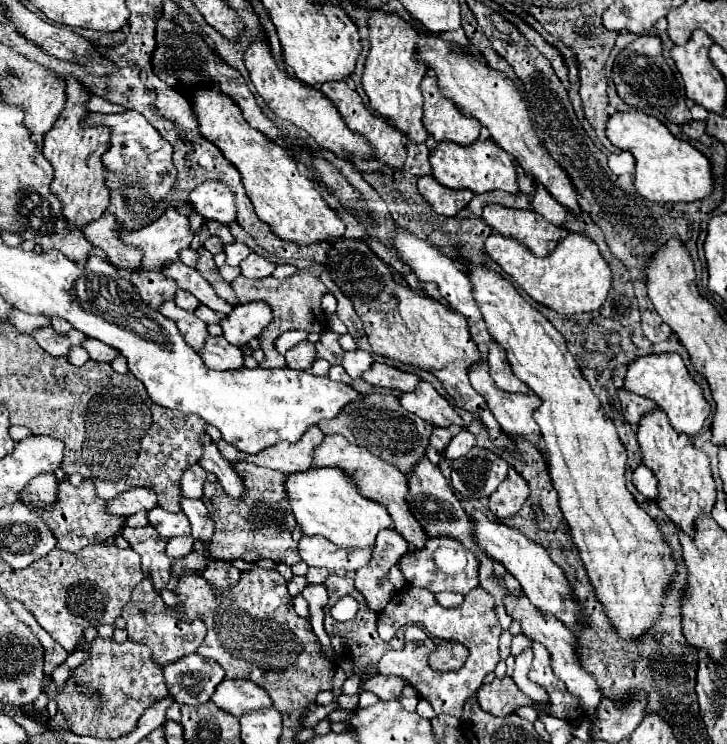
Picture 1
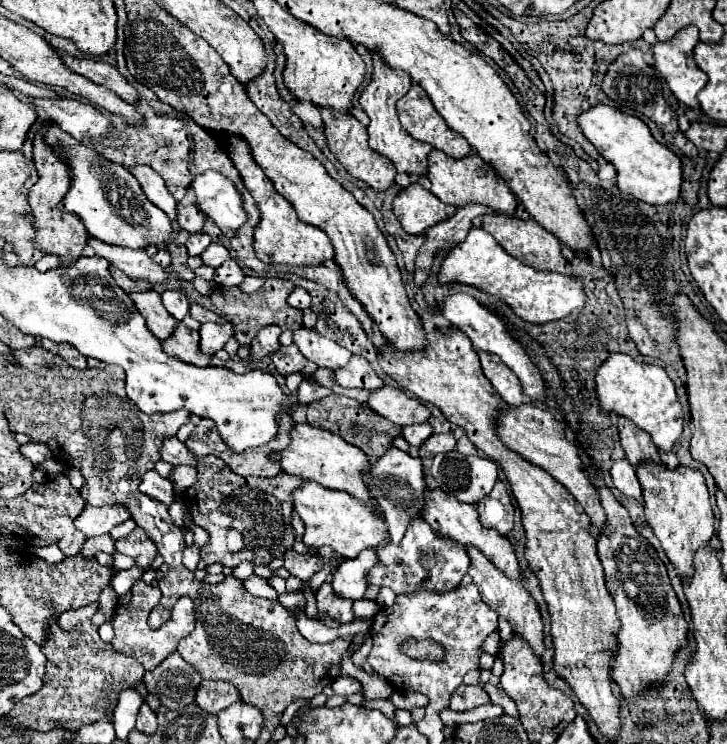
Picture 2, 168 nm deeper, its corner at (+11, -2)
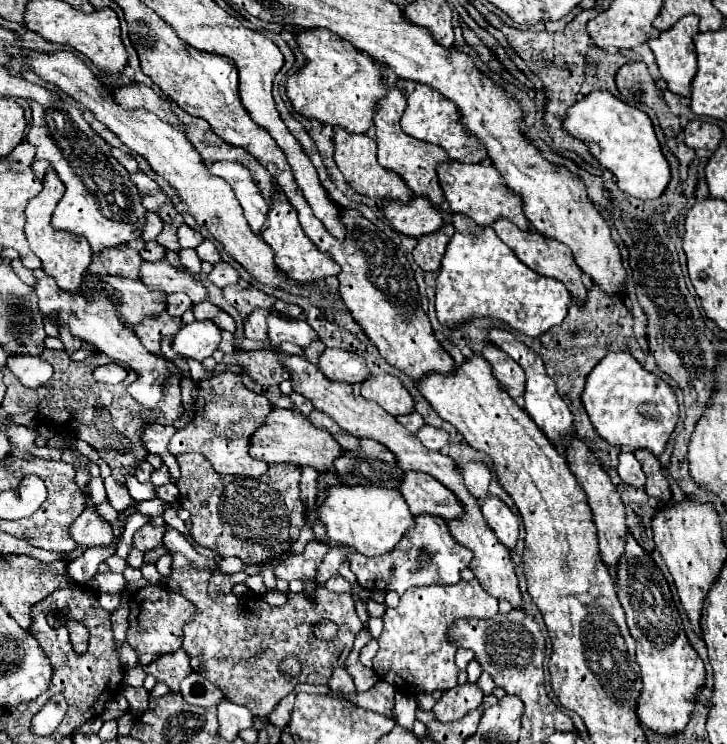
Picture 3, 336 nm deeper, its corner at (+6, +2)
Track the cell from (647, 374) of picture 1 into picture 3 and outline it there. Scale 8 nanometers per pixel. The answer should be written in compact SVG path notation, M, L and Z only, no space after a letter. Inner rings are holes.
M629 352L607 354L587 376L581 396L587 416L597 434L611 446L627 446L629 450L649 450L659 456L677 424L679 408L673 388L647 372Z

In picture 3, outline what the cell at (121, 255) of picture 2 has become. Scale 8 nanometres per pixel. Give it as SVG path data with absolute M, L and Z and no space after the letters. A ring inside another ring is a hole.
M167 260L161 262L143 262L141 264L141 282L153 290L161 290L165 294L169 292L185 292L193 304L207 300L207 290L201 280L193 278L191 274L179 272L175 266L171 266Z

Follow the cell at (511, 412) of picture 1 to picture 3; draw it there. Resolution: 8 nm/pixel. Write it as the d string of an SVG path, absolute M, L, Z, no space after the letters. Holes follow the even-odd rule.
M573 438L573 444L569 446L569 450L565 450L565 458L567 458L567 464L569 464L571 472L575 474L579 486L585 490L587 502L591 506L591 514L593 514L593 522L595 522L597 538L599 538L601 560L605 562L605 566L609 570L617 570L619 558L625 552L625 542L627 542L627 524L625 524L625 506L623 506L623 500L617 494L611 478L601 468L601 464L597 462L595 454L587 448L587 444L583 440Z

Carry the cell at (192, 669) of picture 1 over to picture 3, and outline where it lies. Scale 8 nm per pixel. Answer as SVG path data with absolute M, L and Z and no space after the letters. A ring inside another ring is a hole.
M177 650L173 654L165 654L157 660L153 660L149 666L143 666L143 670L151 676L155 676L157 680L169 684L169 688L173 692L179 690L179 682L181 678L189 676L193 670L189 666L189 656L185 654L185 650Z

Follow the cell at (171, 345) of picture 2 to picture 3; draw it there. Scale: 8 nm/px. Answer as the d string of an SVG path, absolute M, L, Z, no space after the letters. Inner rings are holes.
M161 312L157 318L145 318L145 322L141 322L141 326L135 326L133 332L137 338L141 338L141 344L149 352L157 352L161 348L161 338L167 334L177 334L181 328L181 318L173 318Z

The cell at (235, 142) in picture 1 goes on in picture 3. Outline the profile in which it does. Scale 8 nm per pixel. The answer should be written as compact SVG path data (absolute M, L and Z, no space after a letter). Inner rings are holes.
M279 192L279 194L273 196L273 208L269 212L269 222L267 222L267 230L263 232L263 240L275 252L275 264L277 264L277 268L281 268L281 272L285 272L289 278L293 278L297 282L325 280L329 276L337 276L339 274L337 262L333 262L329 258L329 254L319 252L313 246L313 242L307 238L307 234L301 230L301 224L297 220L297 212L293 210L293 206L289 204L289 200L285 198L283 192Z

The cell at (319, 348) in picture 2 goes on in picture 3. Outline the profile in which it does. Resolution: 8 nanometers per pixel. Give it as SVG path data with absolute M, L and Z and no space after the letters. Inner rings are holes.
M269 314L267 326L269 326L269 342L273 348L277 348L281 342L295 342L299 346L309 346L311 342L319 340L315 330L305 320L287 322L275 314Z

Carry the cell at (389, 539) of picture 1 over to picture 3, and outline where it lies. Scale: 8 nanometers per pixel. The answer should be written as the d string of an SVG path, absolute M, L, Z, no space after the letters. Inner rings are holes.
M331 548L327 554L325 554L325 558L323 558L323 562L319 564L319 568L317 568L317 584L325 584L333 574L337 574L337 570L339 570L339 564L343 562L343 558L347 558L347 552L351 552L349 548Z

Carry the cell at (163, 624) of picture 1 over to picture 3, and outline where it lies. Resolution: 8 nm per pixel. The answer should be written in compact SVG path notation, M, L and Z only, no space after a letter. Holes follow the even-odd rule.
M147 586L139 592L133 592L129 596L129 630L127 630L127 642L139 656L139 662L147 666L155 658L163 654L171 654L181 648L183 642L183 626L193 618L195 606L185 602L185 598L179 592L159 588L159 586Z

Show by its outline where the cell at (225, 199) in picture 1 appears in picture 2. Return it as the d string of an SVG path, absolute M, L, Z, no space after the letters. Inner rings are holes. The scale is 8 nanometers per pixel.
M208 170L194 178L196 206L206 218L214 220L220 230L238 230L246 222L242 198L234 184L216 170Z

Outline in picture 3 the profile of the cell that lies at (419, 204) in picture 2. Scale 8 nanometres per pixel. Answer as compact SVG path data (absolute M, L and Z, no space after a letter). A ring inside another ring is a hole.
M415 196L409 204L389 202L385 204L383 214L395 232L411 238L431 234L445 224L439 208L431 202L425 202L423 196Z

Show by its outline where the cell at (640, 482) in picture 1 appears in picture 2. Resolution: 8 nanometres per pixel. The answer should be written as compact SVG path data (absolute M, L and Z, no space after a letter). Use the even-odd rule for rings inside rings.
M620 460L612 466L610 470L610 476L612 476L612 482L614 486L626 494L626 496L632 496L636 500L642 498L642 488L638 484L638 478L636 478L636 470L634 466L628 462L628 460Z

